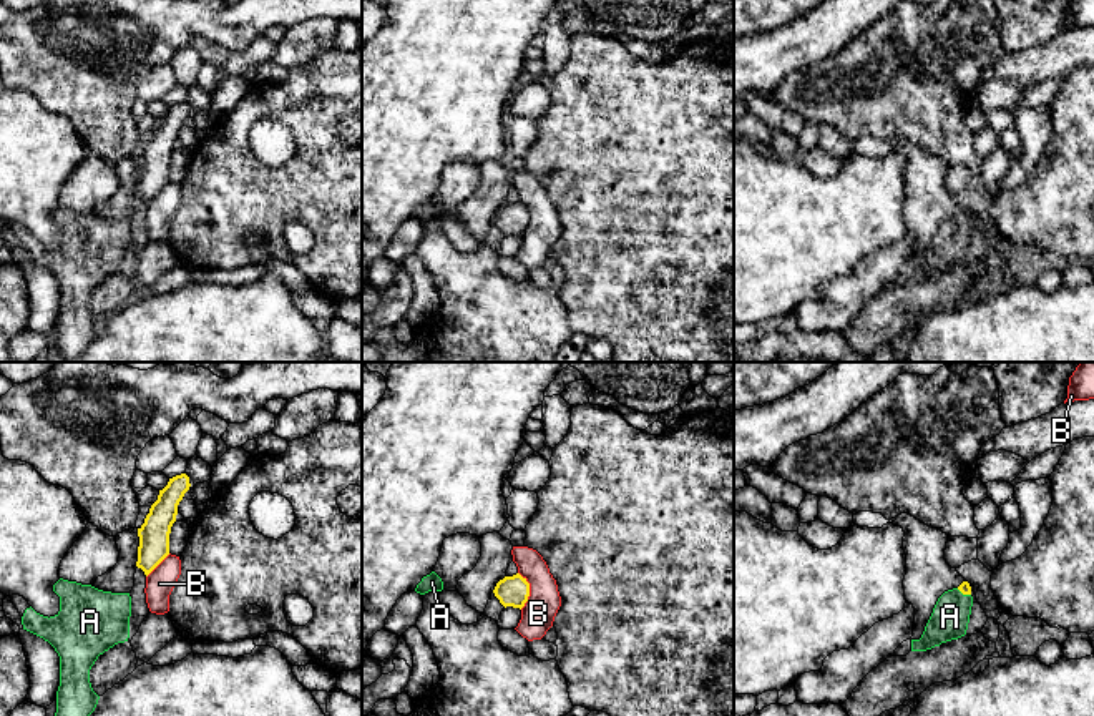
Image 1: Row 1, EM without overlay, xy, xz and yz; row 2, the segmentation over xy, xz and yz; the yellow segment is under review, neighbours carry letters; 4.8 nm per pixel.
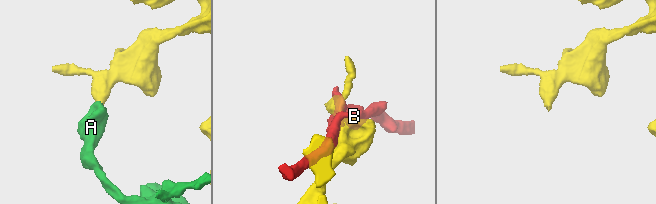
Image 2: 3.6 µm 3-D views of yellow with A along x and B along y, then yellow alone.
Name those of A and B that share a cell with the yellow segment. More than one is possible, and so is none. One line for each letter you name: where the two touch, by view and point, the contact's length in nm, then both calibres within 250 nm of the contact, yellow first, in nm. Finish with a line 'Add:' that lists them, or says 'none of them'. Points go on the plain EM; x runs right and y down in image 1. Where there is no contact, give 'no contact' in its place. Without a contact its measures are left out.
A: yz (963, 221) | 80 nm | 60/180 nm
Add: A

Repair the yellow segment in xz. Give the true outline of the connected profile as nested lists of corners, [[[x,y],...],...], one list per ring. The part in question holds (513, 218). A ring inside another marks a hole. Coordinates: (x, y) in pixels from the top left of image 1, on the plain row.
[[[520,201],[505,204],[493,218],[500,231],[513,236],[523,236],[530,224],[530,211]]]

